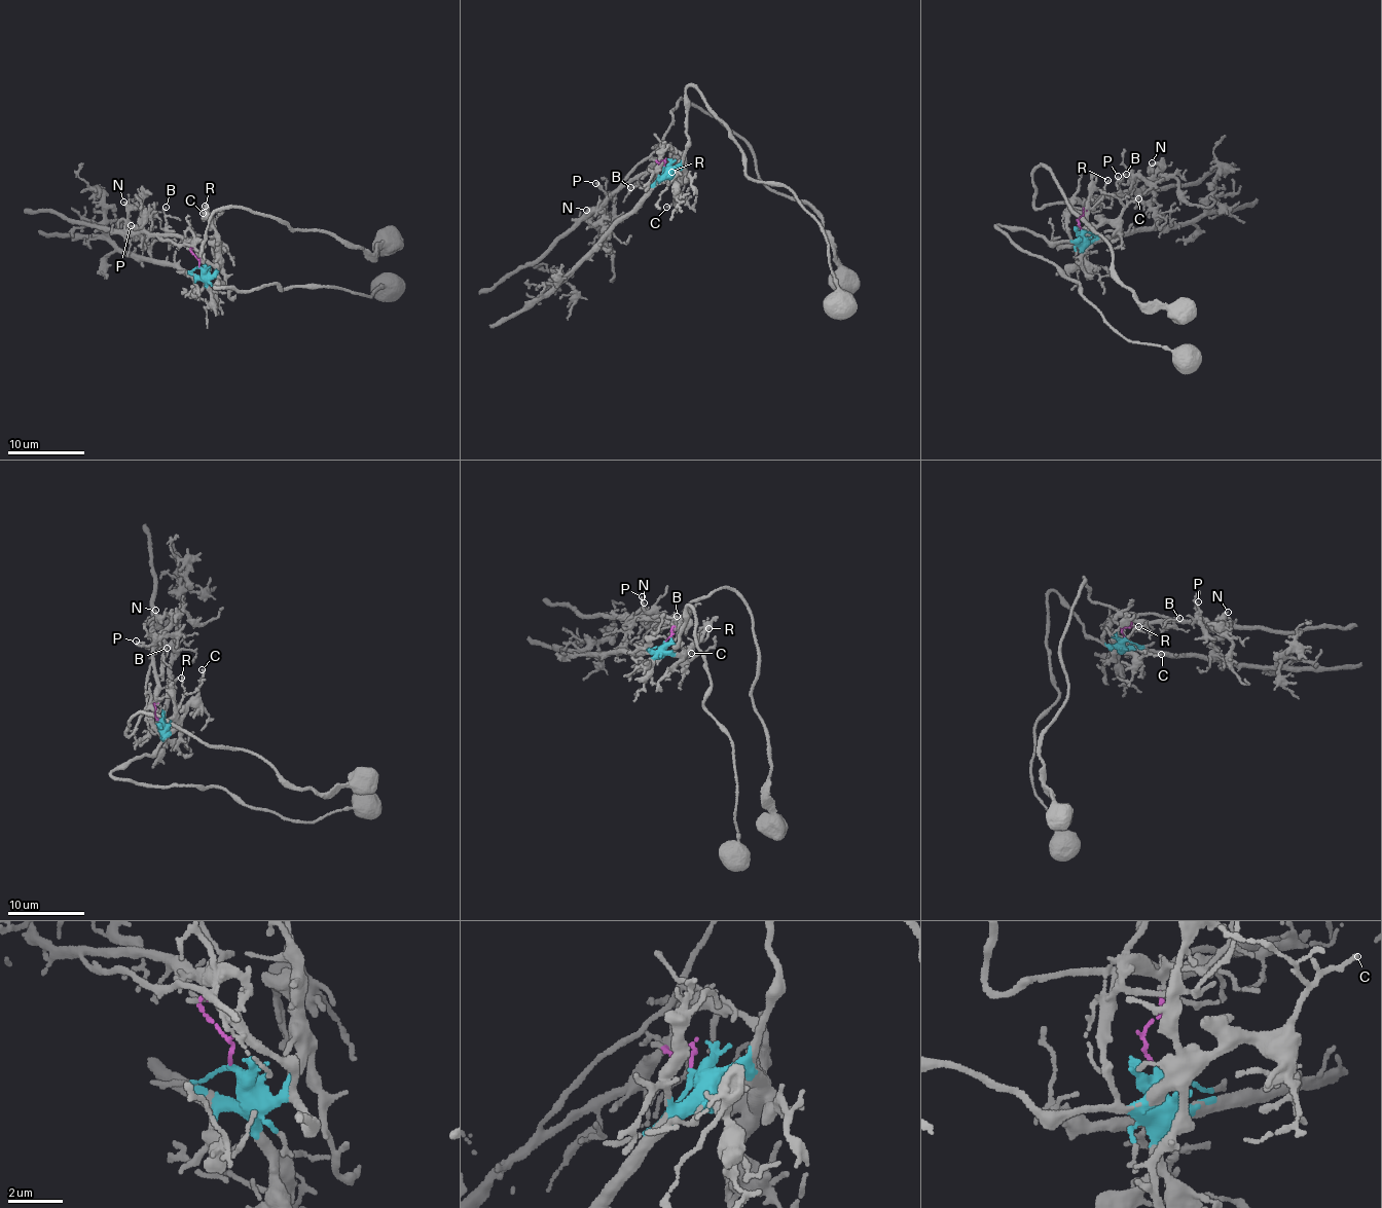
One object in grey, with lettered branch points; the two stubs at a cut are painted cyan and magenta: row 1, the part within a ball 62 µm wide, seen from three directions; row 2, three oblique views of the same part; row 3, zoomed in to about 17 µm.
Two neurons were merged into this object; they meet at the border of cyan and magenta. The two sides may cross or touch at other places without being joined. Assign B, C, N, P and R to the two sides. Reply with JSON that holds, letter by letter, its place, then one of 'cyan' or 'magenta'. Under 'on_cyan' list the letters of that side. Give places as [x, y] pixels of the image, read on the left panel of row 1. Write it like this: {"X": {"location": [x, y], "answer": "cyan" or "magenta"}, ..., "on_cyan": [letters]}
{"B": {"location": [166, 207], "answer": "magenta"}, "C": {"location": [203, 213], "answer": "cyan"}, "N": {"location": [123, 202], "answer": "magenta"}, "P": {"location": [131, 225], "answer": "magenta"}, "R": {"location": [205, 206], "answer": "cyan"}, "on_cyan": ["C", "R"]}

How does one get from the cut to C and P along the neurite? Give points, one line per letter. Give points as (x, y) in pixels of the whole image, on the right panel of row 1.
C: (1082, 229), (1079, 241), (1099, 224), (1112, 222), (1139, 198)
P: (1080, 229), (1078, 220), (1086, 205), (1110, 193), (1122, 193), (1130, 187), (1117, 175)

